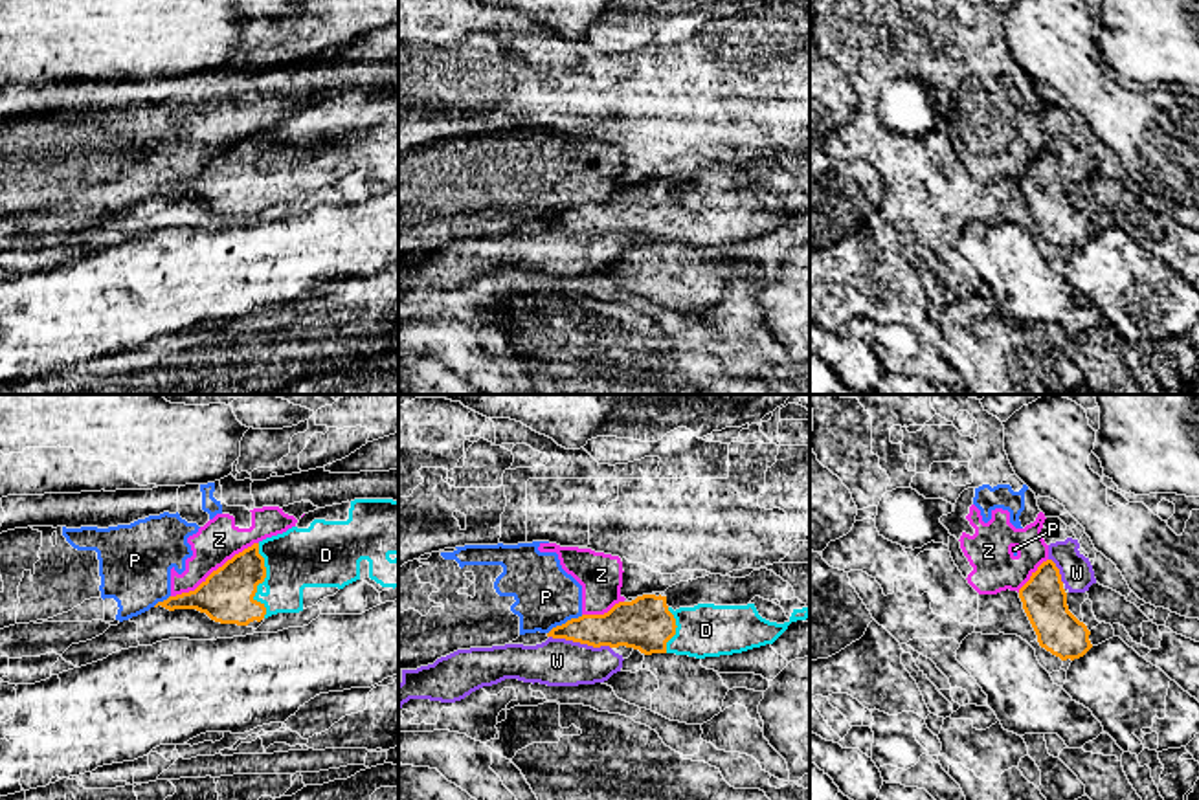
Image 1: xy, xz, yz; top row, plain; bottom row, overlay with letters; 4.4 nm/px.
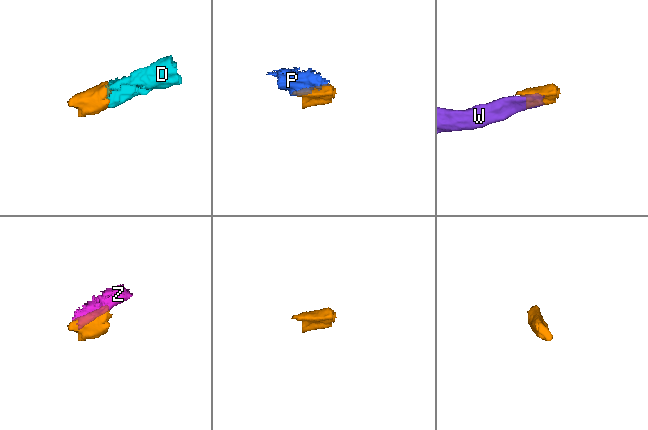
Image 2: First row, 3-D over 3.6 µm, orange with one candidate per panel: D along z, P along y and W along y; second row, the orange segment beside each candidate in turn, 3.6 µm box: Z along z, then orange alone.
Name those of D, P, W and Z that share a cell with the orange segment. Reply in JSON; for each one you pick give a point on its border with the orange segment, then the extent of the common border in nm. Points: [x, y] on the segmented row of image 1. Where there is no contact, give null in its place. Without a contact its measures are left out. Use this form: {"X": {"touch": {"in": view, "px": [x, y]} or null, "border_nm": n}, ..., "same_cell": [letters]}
{"D": {"touch": {"in": "xy", "px": [263, 580]}, "border_nm": 320}, "same_cell": ["D"]}

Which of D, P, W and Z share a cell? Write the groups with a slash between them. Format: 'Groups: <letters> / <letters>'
Groups: D / P Z / W

